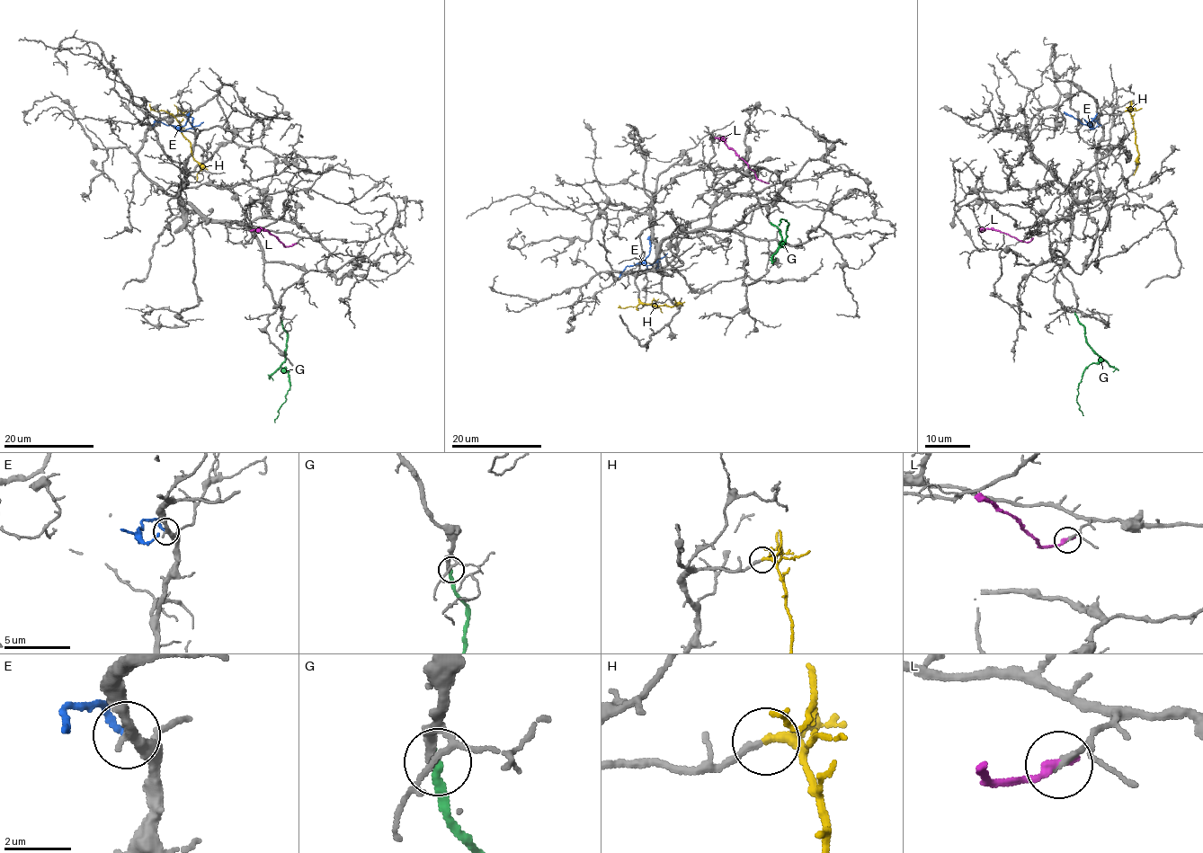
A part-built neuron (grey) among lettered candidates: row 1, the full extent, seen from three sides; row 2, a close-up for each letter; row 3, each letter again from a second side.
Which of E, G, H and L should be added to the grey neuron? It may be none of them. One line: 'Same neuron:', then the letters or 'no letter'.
Same neuron: G, H

